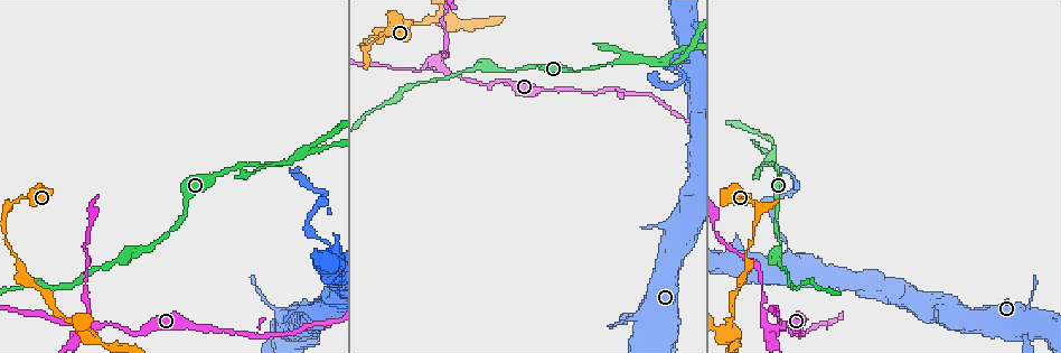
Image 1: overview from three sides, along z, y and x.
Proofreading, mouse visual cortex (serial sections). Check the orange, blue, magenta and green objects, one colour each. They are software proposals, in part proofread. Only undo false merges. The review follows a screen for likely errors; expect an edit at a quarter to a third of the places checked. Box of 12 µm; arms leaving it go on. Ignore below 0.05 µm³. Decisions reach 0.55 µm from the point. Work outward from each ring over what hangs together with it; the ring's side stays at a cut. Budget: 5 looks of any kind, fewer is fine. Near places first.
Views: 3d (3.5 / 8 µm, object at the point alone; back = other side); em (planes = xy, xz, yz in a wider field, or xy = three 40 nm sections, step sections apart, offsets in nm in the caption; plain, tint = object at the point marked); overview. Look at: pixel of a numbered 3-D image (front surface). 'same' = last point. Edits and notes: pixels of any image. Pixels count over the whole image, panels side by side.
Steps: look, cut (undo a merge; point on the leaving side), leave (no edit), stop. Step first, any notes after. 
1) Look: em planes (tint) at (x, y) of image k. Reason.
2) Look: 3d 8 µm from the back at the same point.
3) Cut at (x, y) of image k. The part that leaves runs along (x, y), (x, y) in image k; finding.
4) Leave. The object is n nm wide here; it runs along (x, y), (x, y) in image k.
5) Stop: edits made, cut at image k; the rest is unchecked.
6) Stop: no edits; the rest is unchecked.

Look: 3d 3.5 µm at (440, 65) of image 1. Looks like a crossing.

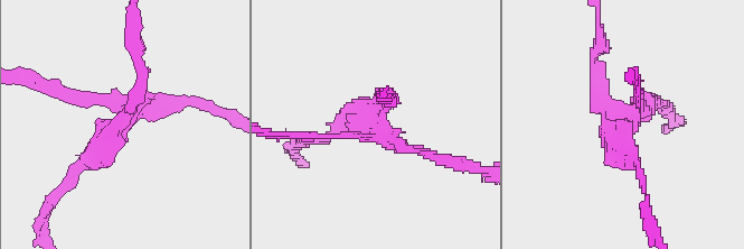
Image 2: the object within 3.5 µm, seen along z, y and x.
Look: em xy step 3 (tint) at (131, 112) of image 2. 4 arms meet here; the arms are 100, 150, 150, 400 nm wide.

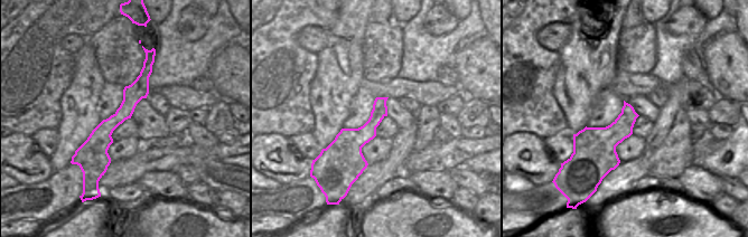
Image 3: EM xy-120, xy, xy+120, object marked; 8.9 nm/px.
Cut at (116, 122) of image 2. The part that leaves runs along (134, 108), (144, 81), (134, 36) in image 2; a second cell is stuck on.

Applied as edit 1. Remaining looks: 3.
Look: overview. Redraw.

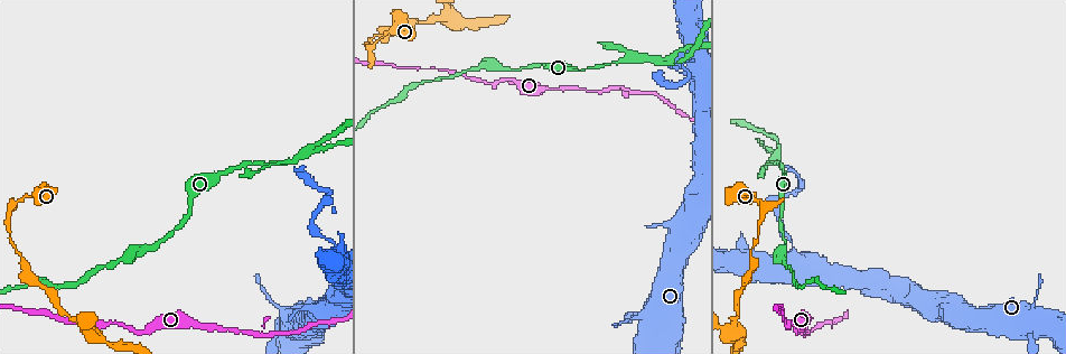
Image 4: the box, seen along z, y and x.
Look: 3d 3.5 µm at (780, 148) of image 4. Three-way junction.

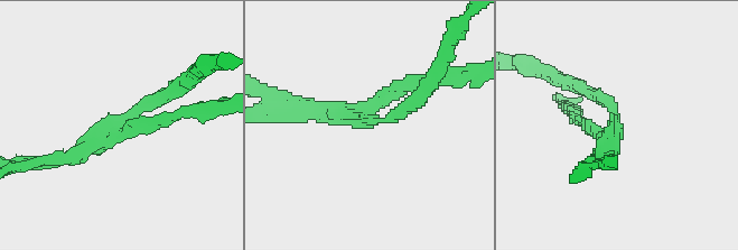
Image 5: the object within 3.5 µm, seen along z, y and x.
Look: em xy step 5 (tint) at (114, 130) of image 5. 3 arms meet here; the arms are 100, 200, 200 nm wide; shape alone is not enough.

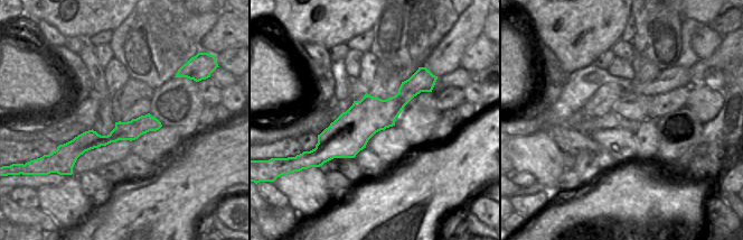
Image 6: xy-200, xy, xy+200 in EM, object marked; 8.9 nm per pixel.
Cut at (142, 123) of image 5. Two cells meet here.

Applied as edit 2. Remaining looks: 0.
Stop: edits made, cut at image 2, cut at image 5; the rest is unchecked.

